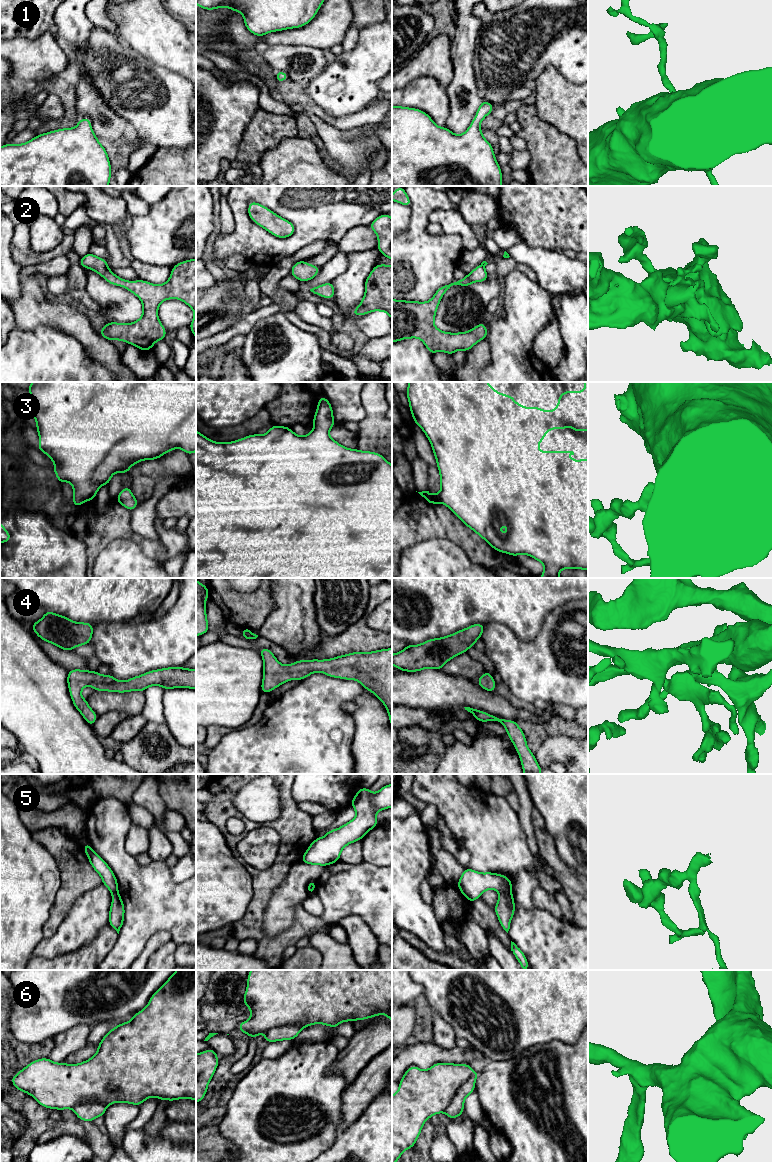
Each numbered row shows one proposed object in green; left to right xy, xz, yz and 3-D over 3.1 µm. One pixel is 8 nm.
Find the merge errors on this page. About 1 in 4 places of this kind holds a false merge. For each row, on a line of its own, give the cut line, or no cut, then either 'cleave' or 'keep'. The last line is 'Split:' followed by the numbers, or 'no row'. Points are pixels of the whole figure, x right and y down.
1: no cut; keep
2: no cut; keep
3: no cut; keep
4: no cut; keep
5: cut in yz along (510, 891), (499, 893); cleave
6: cut in yz along (473, 1071), (459, 1087), (444, 1111); cleave
Split: 5, 6

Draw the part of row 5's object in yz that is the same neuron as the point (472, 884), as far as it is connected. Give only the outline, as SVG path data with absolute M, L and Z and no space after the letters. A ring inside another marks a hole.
M465 868L456 885L469 902L481 898L488 889L494 889L498 893L512 891L512 882L506 875L493 872L480 873L471 868Z

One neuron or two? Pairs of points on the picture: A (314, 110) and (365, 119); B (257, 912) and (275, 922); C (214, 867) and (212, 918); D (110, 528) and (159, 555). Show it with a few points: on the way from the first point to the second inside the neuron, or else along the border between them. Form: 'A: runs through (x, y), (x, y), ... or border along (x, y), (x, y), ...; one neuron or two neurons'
A: runs through (327, 119), (330, 121), (352, 121); one neuron
B: border along (273, 893), (262, 922), (262, 930), (268, 936); two neurons
C: runs through (212, 880), (212, 905); one neuron
D: runs through (122, 529), (147, 546); one neuron

